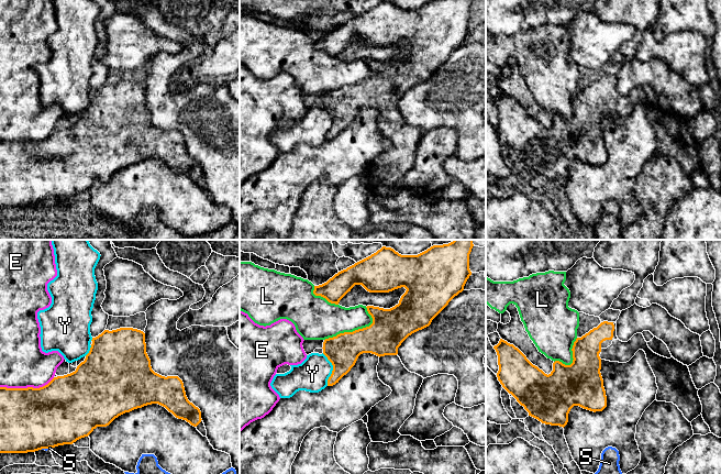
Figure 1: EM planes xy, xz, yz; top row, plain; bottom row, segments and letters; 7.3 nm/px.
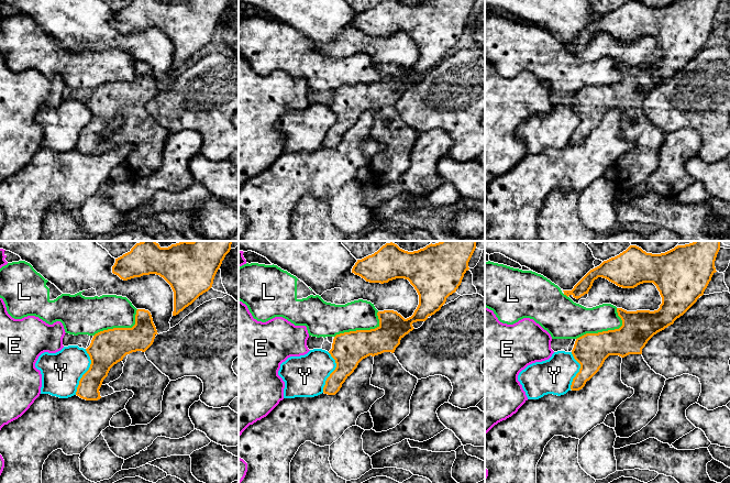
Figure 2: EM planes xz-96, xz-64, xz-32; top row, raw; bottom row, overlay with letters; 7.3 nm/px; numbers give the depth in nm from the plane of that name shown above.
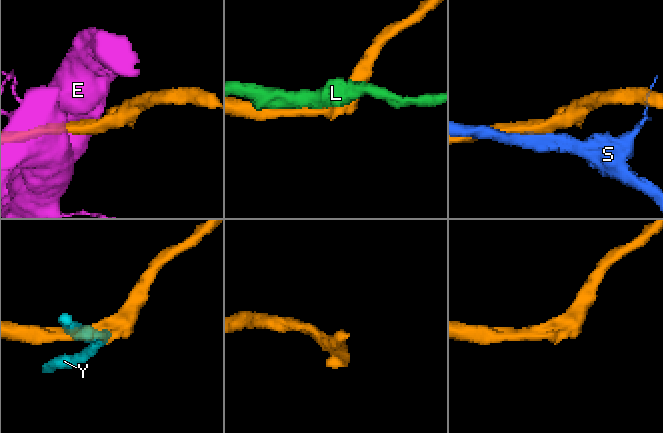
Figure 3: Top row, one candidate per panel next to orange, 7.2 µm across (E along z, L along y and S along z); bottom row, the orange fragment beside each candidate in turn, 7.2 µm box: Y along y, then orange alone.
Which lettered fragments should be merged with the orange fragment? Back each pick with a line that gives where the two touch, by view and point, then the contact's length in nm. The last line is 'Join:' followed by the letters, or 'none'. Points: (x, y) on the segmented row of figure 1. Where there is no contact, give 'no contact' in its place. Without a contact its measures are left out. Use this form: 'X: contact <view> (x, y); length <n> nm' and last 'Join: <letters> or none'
Join: none

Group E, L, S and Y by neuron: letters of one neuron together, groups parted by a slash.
E / L / S / Y

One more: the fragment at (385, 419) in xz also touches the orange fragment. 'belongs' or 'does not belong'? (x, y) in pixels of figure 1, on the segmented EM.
belongs

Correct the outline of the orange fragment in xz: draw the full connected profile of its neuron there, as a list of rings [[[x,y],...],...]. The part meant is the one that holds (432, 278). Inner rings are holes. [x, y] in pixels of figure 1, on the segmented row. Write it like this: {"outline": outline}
{"outline": [[[454,240],[448,244],[433,245],[418,255],[401,255],[391,247],[382,246],[370,256],[339,272],[326,283],[314,286],[315,296],[321,296],[335,305],[339,305],[355,285],[362,285],[369,293],[389,293],[401,287],[407,289],[399,304],[390,309],[367,306],[367,311],[373,318],[369,327],[340,333],[323,342],[323,354],[333,365],[328,386],[339,383],[355,365],[360,354],[371,353],[379,357],[378,377],[392,392],[367,412],[367,428],[373,442],[388,443],[398,440],[401,436],[399,429],[413,414],[417,394],[424,378],[404,367],[397,355],[398,348],[409,335],[429,327],[448,302],[464,290],[472,275],[469,254],[473,246],[473,240]]]}

